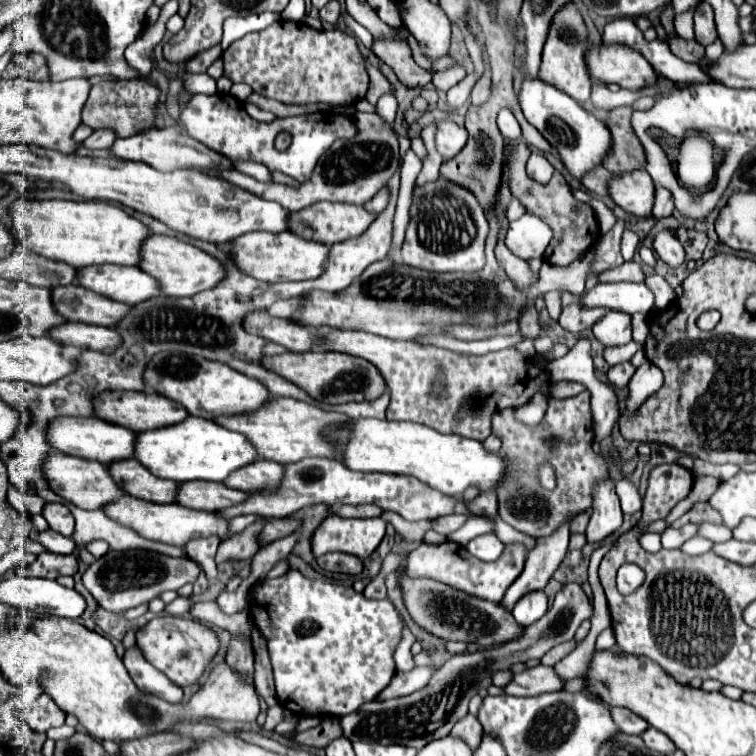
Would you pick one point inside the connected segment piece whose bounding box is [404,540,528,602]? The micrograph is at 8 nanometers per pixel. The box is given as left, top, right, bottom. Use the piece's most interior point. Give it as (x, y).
(453, 564)

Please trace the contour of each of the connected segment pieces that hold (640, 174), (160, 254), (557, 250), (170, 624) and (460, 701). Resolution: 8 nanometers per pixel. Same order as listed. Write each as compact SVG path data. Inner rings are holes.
M634 170L610 180L612 200L628 214L648 218L654 206L654 184L646 170Z
M160 234L148 236L148 240L142 242L138 268L158 280L164 296L194 296L202 290L216 286L224 278L224 268L216 258L202 252L200 248L194 248L192 244Z
M522 139L510 140L507 144L510 150L508 155L509 186L514 198L522 202L522 206L526 208L528 214L534 214L534 216L542 218L554 232L554 238L552 238L550 246L546 248L544 260L550 262L550 264L556 264L556 266L568 266L573 261L572 246L578 246L578 238L600 236L596 214L588 204L578 202L572 196L572 188L560 172L554 172L554 176L548 184L540 184L526 174L524 164L526 164L526 158L530 157L531 151Z
M158 616L150 620L146 626L142 626L136 632L136 644L140 646L144 658L164 672L174 684L178 686L192 686L200 680L206 666L218 652L218 638L216 634L188 618L176 618L176 616Z
M574 582L564 584L564 588L556 594L556 600L548 608L548 612L536 624L528 626L520 638L506 644L482 648L474 654L458 654L448 658L446 664L438 668L438 672L430 678L430 682L422 690L410 696L392 698L384 702L372 700L370 704L364 704L356 712L340 718L342 734L350 742L364 740L378 744L404 744L420 750L424 748L424 744L450 734L456 720L466 716L470 698L490 686L490 674L494 674L496 670L508 670L512 664L526 662L530 658L540 660L550 648L572 640L580 622L592 618L592 614L594 608L584 590L580 588L580 584Z

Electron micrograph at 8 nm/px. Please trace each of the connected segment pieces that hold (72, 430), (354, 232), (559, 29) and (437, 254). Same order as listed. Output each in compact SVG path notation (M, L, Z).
M58 416L50 420L46 430L46 442L68 456L78 456L84 460L96 460L100 464L110 464L116 460L132 458L134 456L134 432L128 432L128 428L120 428L116 424L104 422L96 416Z
M320 202L304 208L302 212L292 212L288 216L288 230L296 232L298 236L306 240L314 240L326 246L332 246L336 242L360 236L370 224L372 224L372 214L364 212L362 206L356 204L334 204L334 202Z
M570 2L552 20L552 28L550 28L550 34L548 34L544 52L542 52L542 66L540 66L538 76L542 82L552 84L560 92L566 92L578 104L584 104L590 100L590 88L592 88L592 82L586 70L586 60L584 60L586 44L588 44L588 30L576 6Z
M438 178L414 186L410 224L402 244L402 262L426 272L476 272L484 266L484 240L488 222L472 192L456 182Z

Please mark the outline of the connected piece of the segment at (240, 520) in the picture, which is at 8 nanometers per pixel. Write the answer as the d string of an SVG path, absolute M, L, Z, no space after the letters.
M248 514L248 516L238 516L238 518L232 518L230 520L230 532L228 532L228 538L232 538L232 536L236 536L236 534L240 534L246 526L250 526L254 520L258 520L258 516L252 516L252 514Z

